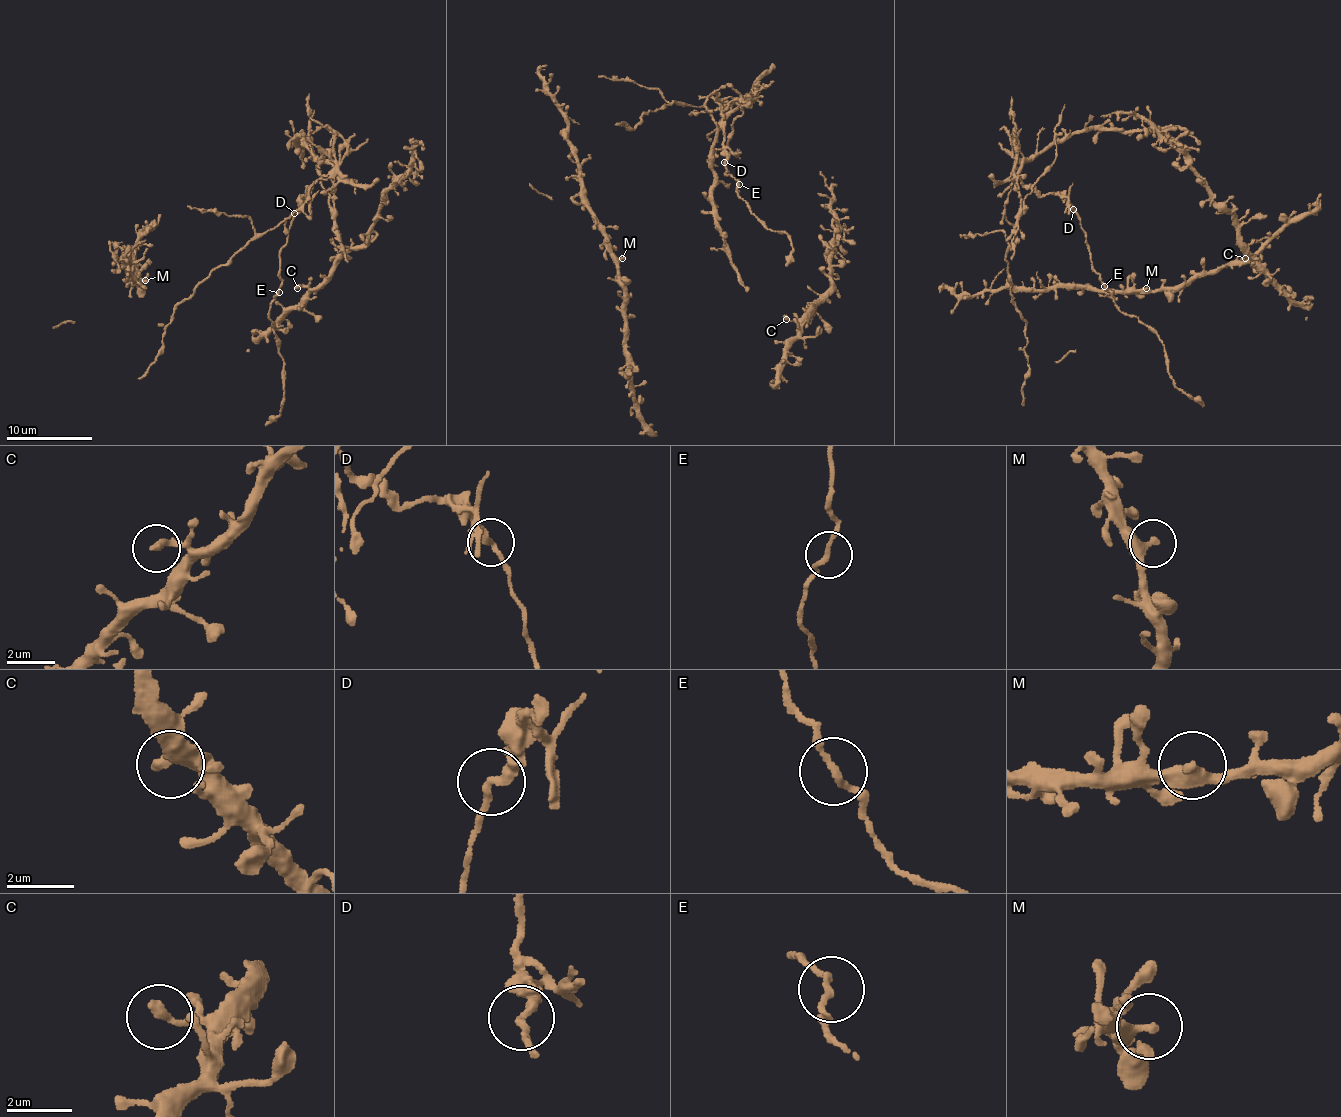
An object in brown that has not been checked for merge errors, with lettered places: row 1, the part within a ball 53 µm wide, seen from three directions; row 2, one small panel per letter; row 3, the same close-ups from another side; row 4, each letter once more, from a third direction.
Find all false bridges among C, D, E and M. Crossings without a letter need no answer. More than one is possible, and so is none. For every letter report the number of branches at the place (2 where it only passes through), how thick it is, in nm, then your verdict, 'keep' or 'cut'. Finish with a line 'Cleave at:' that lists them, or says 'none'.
C: 1 branches meet; 320 nm thick; keep
D: 2 branches meet; 260 nm thick; cut
E: 2 branches meet; 190 nm thick; keep
M: 2 branches meet; 320 nm thick; keep
Cleave at: D

